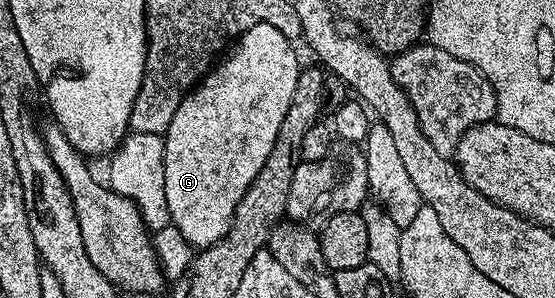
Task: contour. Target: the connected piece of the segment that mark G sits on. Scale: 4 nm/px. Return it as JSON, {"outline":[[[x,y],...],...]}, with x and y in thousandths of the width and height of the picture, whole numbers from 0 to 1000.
{"outline":[[[459,84],[434,114],[413,164],[414,181],[380,232],[357,285],[321,349],[314,403],[295,466],[295,547],[299,550],[299,678],[306,685],[310,755],[317,758],[350,832],[382,826],[414,765],[436,658],[458,617],[458,591],[472,577],[486,497],[508,430],[508,389],[530,336],[530,282],[537,282],[541,235],[519,235],[526,158],[519,128],[492,84]]]}

